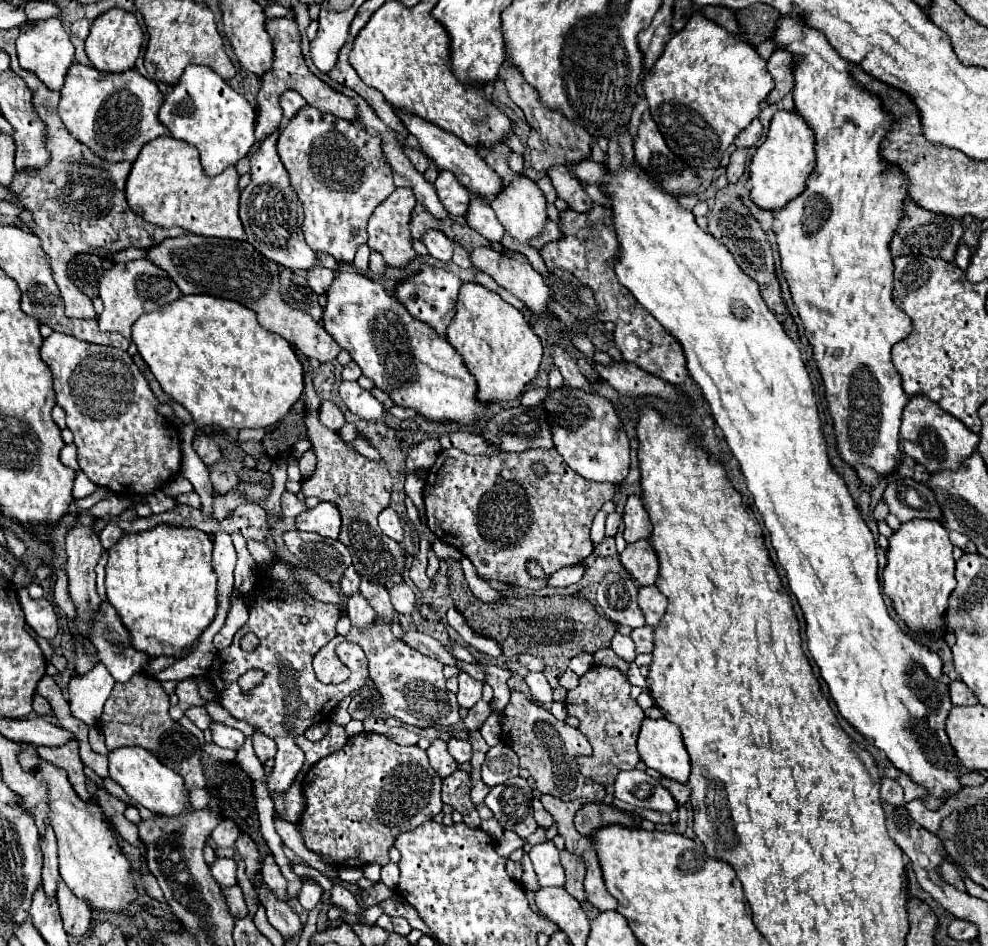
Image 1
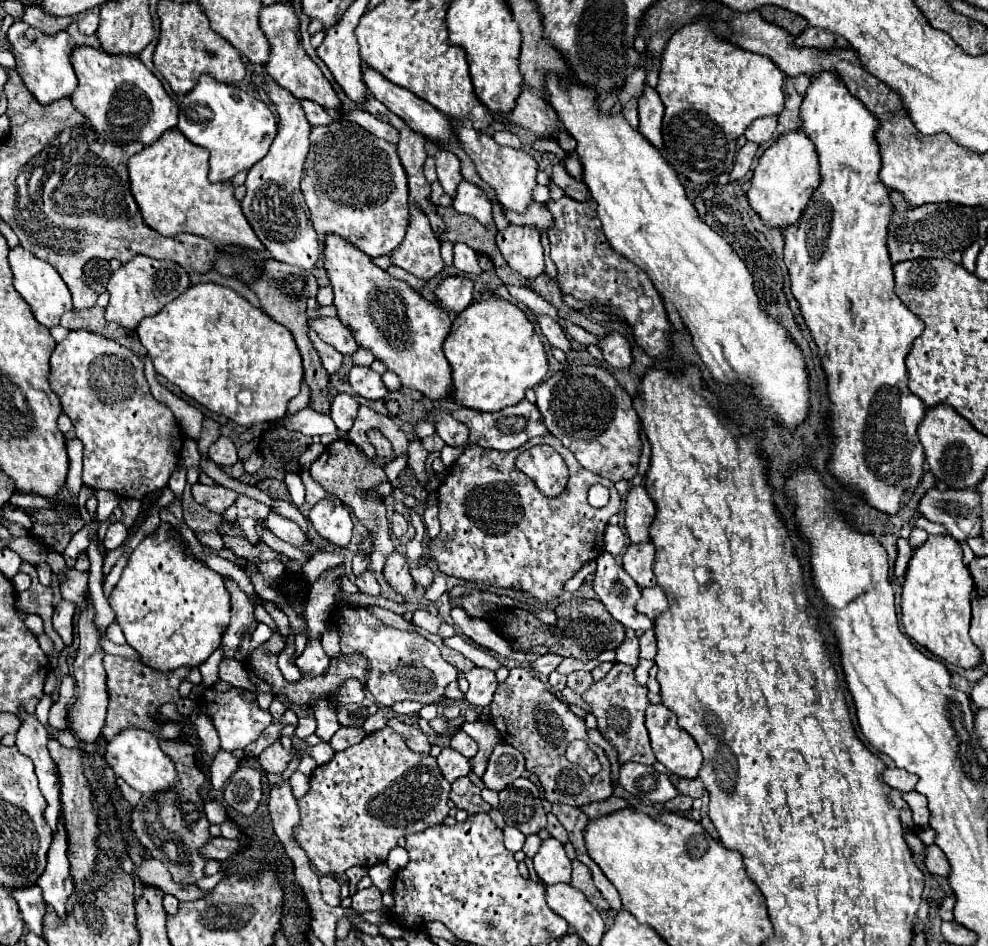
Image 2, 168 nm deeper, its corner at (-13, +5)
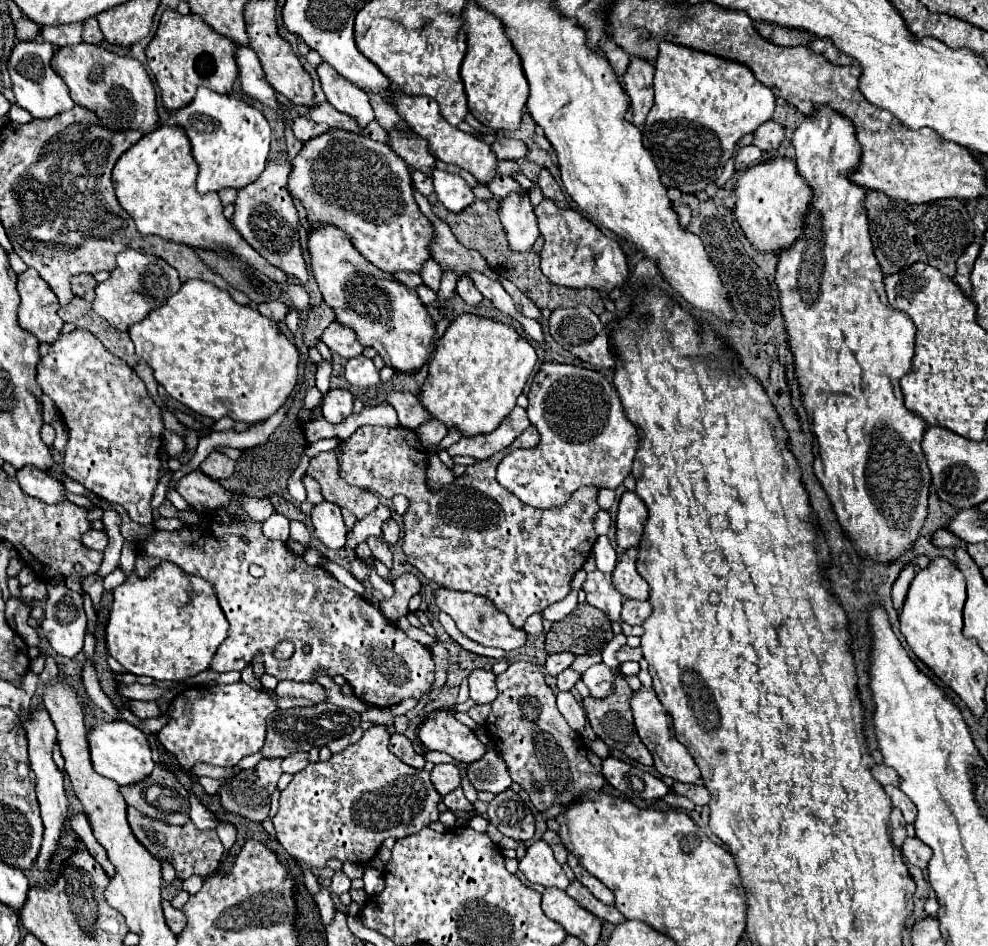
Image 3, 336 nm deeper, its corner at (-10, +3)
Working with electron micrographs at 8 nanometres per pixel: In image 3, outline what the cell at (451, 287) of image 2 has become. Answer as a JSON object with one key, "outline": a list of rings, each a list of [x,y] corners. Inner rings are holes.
{"outline":[[[459,278],[459,282],[457,282],[457,292],[459,292],[459,296],[467,302],[467,304],[479,304],[481,300],[483,300],[483,296],[481,296],[481,292],[475,288],[475,284],[469,280],[469,278]]]}

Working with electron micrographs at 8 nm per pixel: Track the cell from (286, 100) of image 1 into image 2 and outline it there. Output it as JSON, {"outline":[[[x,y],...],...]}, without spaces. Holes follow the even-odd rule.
{"outline":[[[302,100],[302,108],[306,112],[306,120],[308,120],[310,126],[320,126],[320,124],[330,124],[332,122],[332,116],[322,106],[318,106],[316,102]]]}

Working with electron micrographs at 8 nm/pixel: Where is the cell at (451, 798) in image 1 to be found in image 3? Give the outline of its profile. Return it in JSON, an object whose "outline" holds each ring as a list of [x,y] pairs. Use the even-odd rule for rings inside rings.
{"outline":[[[455,788],[453,792],[449,792],[447,796],[443,796],[443,802],[445,802],[445,806],[451,810],[451,812],[469,812],[469,814],[473,814],[475,812],[475,806],[465,798],[465,794],[463,794],[463,788]]]}

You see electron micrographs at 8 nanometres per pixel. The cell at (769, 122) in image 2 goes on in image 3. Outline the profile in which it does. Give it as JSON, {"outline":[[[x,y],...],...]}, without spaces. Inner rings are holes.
{"outline":[[[769,120],[769,122],[761,124],[761,126],[753,132],[753,136],[755,136],[755,138],[753,138],[753,144],[755,144],[757,148],[761,148],[761,150],[771,150],[771,148],[777,148],[777,146],[781,144],[783,134],[785,134],[783,126],[777,124],[777,122],[773,122],[773,120]]]}

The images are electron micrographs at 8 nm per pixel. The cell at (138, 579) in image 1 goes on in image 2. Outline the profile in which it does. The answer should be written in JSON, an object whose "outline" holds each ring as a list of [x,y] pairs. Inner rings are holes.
{"outline":[[[160,524],[156,534],[146,536],[138,544],[120,576],[120,582],[108,598],[110,608],[116,614],[116,624],[122,628],[126,642],[138,652],[146,666],[158,672],[174,672],[180,666],[200,666],[220,646],[220,638],[230,624],[230,598],[222,576],[202,562],[188,558],[182,552],[184,544],[180,538],[174,538],[168,532],[174,532],[172,526]]]}

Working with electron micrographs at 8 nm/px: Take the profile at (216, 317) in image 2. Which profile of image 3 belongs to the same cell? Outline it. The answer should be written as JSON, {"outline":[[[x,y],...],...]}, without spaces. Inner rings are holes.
{"outline":[[[189,280],[161,308],[129,328],[137,356],[141,356],[155,374],[155,380],[165,386],[167,394],[189,406],[201,416],[219,420],[229,416],[239,422],[257,422],[273,416],[297,384],[299,354],[293,342],[281,332],[279,324],[261,316],[249,306],[233,302],[229,292],[205,280]]]}

